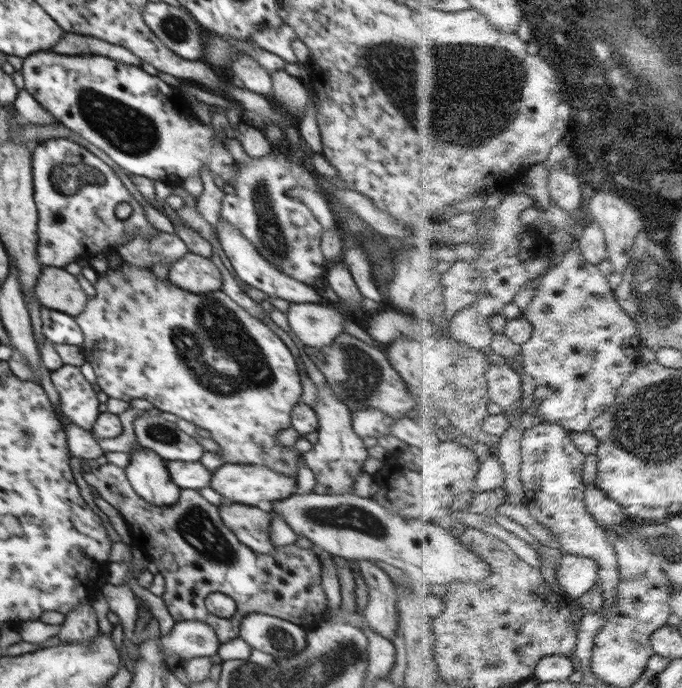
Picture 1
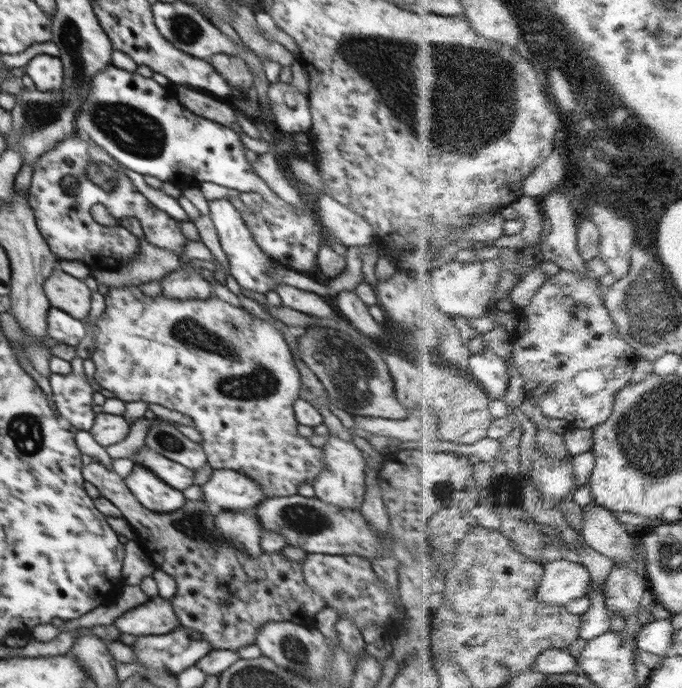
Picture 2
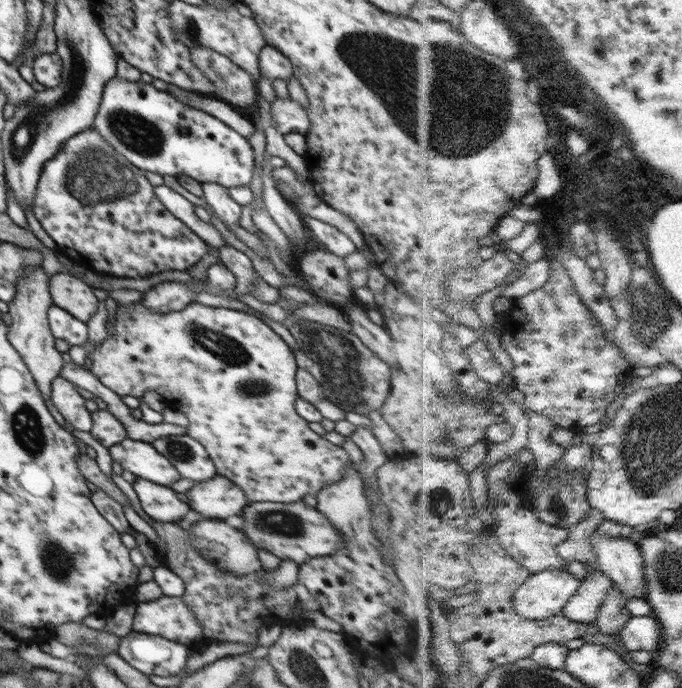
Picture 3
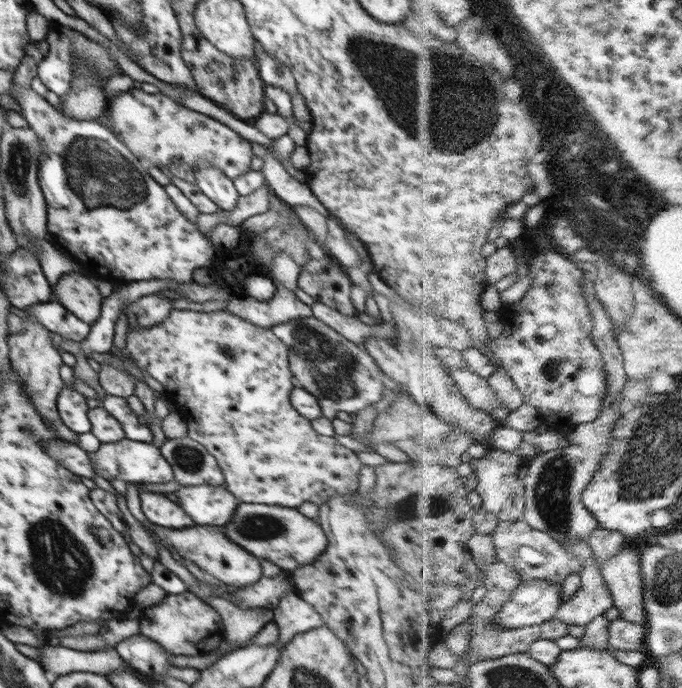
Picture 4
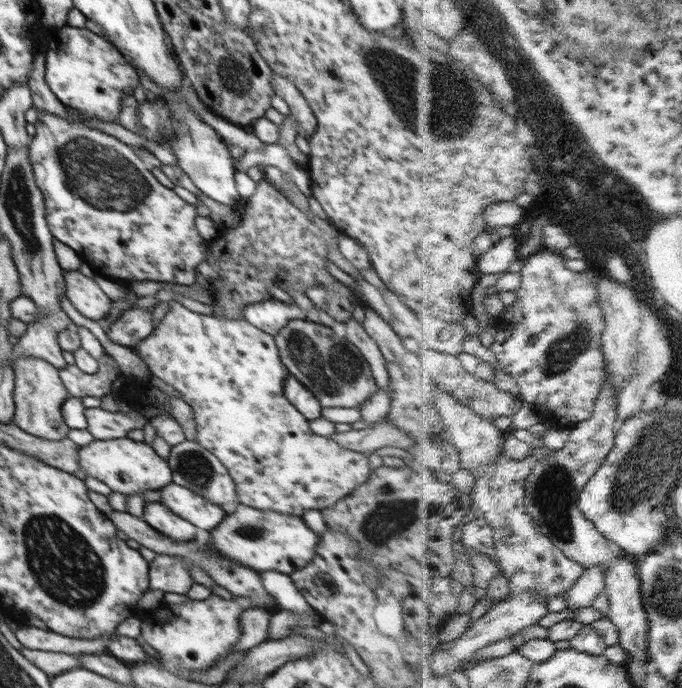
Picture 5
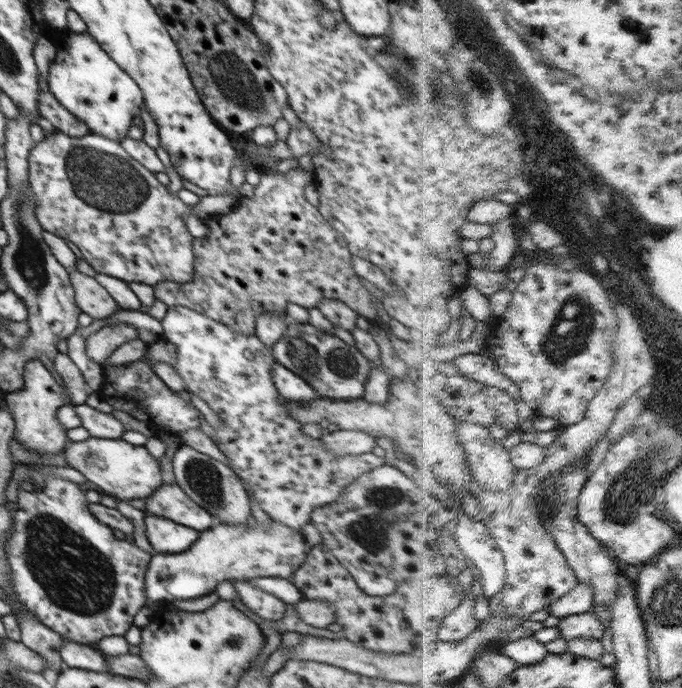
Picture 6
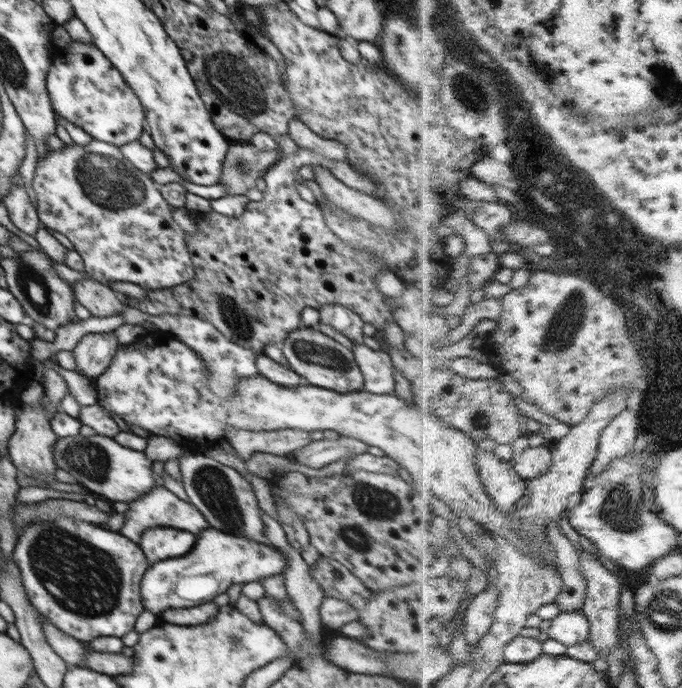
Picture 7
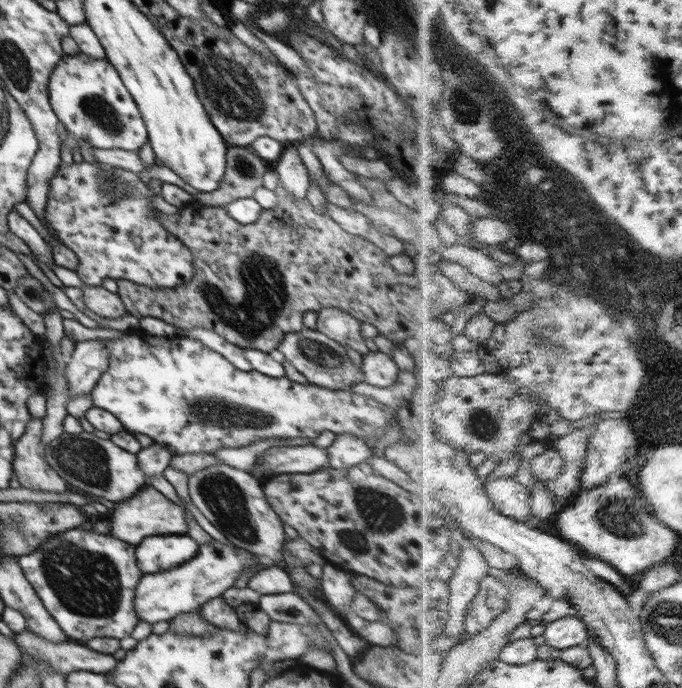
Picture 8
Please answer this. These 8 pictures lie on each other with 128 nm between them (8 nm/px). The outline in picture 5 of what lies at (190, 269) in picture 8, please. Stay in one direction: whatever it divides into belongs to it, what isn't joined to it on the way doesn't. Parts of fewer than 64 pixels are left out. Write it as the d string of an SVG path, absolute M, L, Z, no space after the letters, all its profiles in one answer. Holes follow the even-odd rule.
M37 111L38 121L34 123L36 133L31 138L29 148L29 158L32 164L35 183L42 191L44 206L46 207L46 222L52 236L70 246L81 257L83 262L89 264L96 274L104 277L112 277L125 284L135 280L154 280L158 282L174 282L182 284L184 287L192 286L196 282L197 266L204 260L208 252L209 242L200 236L196 230L195 220L198 216L198 203L188 203L182 200L174 190L162 185L150 172L150 168L144 164L135 154L130 145L122 143L118 138L106 132L90 127L86 123L76 123L68 121L58 115L46 111Z

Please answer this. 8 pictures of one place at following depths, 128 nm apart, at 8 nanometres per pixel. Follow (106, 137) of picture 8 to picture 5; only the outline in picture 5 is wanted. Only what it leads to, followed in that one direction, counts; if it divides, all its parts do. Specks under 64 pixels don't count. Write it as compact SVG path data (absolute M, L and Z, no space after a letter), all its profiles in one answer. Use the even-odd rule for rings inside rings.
M69 25L53 29L50 39L46 40L48 48L45 51L46 67L44 77L46 85L56 98L66 107L75 108L88 116L100 118L106 122L116 122L120 114L122 95L133 95L134 88L139 85L139 76L134 66L110 44L104 37L97 36L87 28L75 28Z

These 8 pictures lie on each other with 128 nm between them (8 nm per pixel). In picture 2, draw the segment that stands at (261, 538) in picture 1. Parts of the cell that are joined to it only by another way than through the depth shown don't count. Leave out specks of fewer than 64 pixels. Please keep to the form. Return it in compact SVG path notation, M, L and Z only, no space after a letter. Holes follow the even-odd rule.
M217 510L215 512L215 524L221 536L224 536L224 539L226 539L229 544L232 544L237 550L244 552L247 556L252 556L257 559L263 554L260 542L263 527L252 511L233 512L232 510Z

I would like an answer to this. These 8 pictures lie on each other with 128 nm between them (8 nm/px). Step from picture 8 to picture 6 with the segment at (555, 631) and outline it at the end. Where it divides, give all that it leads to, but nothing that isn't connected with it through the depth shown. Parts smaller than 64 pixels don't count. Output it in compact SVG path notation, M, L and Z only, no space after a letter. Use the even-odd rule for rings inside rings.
M596 612L572 614L564 617L558 625L569 641L580 637L594 637L602 640L606 636L606 624L600 620Z

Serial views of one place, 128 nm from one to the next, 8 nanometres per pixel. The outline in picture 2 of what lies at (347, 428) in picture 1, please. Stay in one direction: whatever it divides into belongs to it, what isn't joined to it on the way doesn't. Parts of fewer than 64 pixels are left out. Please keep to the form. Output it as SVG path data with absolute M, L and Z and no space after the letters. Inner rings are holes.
M328 434L328 441L322 447L322 472L316 475L313 483L315 497L330 505L347 510L361 509L365 498L366 454L354 443L350 443L334 434Z

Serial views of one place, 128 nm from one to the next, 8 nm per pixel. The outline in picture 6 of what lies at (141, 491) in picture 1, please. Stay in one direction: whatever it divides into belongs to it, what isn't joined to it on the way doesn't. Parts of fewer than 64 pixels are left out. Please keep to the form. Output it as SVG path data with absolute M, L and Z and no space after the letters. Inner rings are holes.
M145 514L146 537L154 554L179 554L189 549L199 538L200 531L152 514Z

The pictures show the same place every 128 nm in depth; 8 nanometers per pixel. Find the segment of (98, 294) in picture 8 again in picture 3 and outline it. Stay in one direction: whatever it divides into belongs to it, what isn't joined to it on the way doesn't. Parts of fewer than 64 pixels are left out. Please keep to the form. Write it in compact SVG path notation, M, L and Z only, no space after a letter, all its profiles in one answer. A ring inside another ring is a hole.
M56 273L49 279L49 291L53 298L53 305L66 310L74 318L85 323L90 320L98 307L98 298L92 290L93 287L89 286L88 283L68 273Z

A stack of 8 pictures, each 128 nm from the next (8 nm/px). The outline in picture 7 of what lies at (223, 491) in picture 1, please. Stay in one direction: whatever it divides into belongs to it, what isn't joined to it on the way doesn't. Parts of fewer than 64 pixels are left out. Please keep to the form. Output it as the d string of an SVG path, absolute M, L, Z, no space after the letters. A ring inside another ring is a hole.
M155 487L147 494L141 496L136 501L130 502L130 509L126 512L128 520L124 524L124 528L120 530L125 538L135 543L140 540L140 536L146 531L156 526L166 526L166 528L174 528L176 530L186 530L194 534L207 530L209 523L202 517L202 514L188 502L180 500L176 494L172 494L165 487Z

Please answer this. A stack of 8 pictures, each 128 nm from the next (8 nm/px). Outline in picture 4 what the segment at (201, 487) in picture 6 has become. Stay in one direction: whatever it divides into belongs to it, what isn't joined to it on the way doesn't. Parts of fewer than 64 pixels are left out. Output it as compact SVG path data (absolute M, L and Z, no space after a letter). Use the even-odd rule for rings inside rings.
M167 438L160 446L162 456L170 463L175 480L182 486L224 485L224 474L206 447L192 438Z

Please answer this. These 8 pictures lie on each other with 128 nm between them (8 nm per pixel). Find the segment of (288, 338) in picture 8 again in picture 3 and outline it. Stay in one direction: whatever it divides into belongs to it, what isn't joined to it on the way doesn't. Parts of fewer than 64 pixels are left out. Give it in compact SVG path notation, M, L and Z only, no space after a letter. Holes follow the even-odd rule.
M310 320L285 323L291 332L296 346L294 358L297 367L304 367L306 371L314 375L314 379L322 385L324 397L339 406L345 412L356 412L368 415L373 410L381 410L391 391L391 368L388 363L378 358L354 333L344 329L328 326Z

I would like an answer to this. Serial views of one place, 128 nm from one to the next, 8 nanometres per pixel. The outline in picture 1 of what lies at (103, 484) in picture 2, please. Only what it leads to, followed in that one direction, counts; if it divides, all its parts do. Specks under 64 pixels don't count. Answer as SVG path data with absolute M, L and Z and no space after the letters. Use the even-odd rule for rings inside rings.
M109 462L100 465L98 469L84 469L83 477L88 485L94 487L106 503L118 510L130 527L133 535L140 536L145 544L148 559L155 563L159 573L166 580L166 591L161 596L170 618L178 622L198 621L208 624L217 635L220 644L239 638L239 624L248 613L264 613L282 620L292 622L302 628L315 627L325 619L328 613L328 599L322 589L321 562L317 550L306 550L295 543L289 546L278 547L276 554L259 555L248 546L242 544L236 536L224 525L219 516L219 508L210 504L197 490L181 489L179 500L170 506L152 505L136 495L128 483L125 468L118 468ZM210 592L222 592L230 596L236 603L237 611L231 618L219 618L210 613L204 605L204 600Z

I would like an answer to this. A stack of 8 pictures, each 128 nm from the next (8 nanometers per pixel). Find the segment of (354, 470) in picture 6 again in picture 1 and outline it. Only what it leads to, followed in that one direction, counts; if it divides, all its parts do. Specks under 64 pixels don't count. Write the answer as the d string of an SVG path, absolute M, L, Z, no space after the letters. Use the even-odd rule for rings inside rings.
M114 260L107 268L106 273L98 276L98 281L93 285L96 294L88 299L86 308L74 317L83 332L83 342L79 345L81 353L85 356L94 369L96 384L110 398L120 398L130 402L132 398L144 398L161 411L176 414L182 420L194 423L210 432L210 438L218 443L218 452L226 463L251 464L269 466L290 477L298 476L298 459L304 459L302 453L292 450L292 446L280 446L277 432L290 428L291 412L298 402L301 402L302 384L296 360L286 344L268 328L260 319L248 314L234 300L230 299L222 290L208 293L191 293L182 288L177 288L169 280L158 280L148 267L138 267L132 263Z

